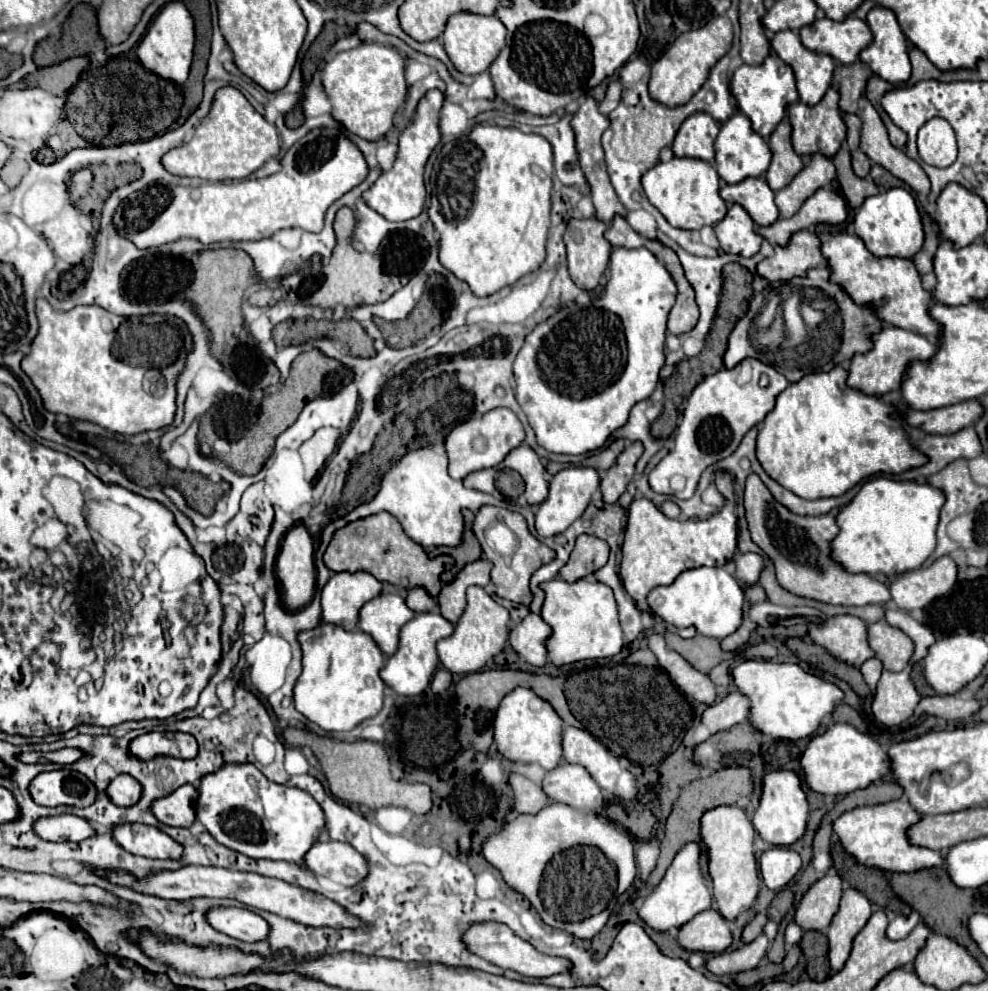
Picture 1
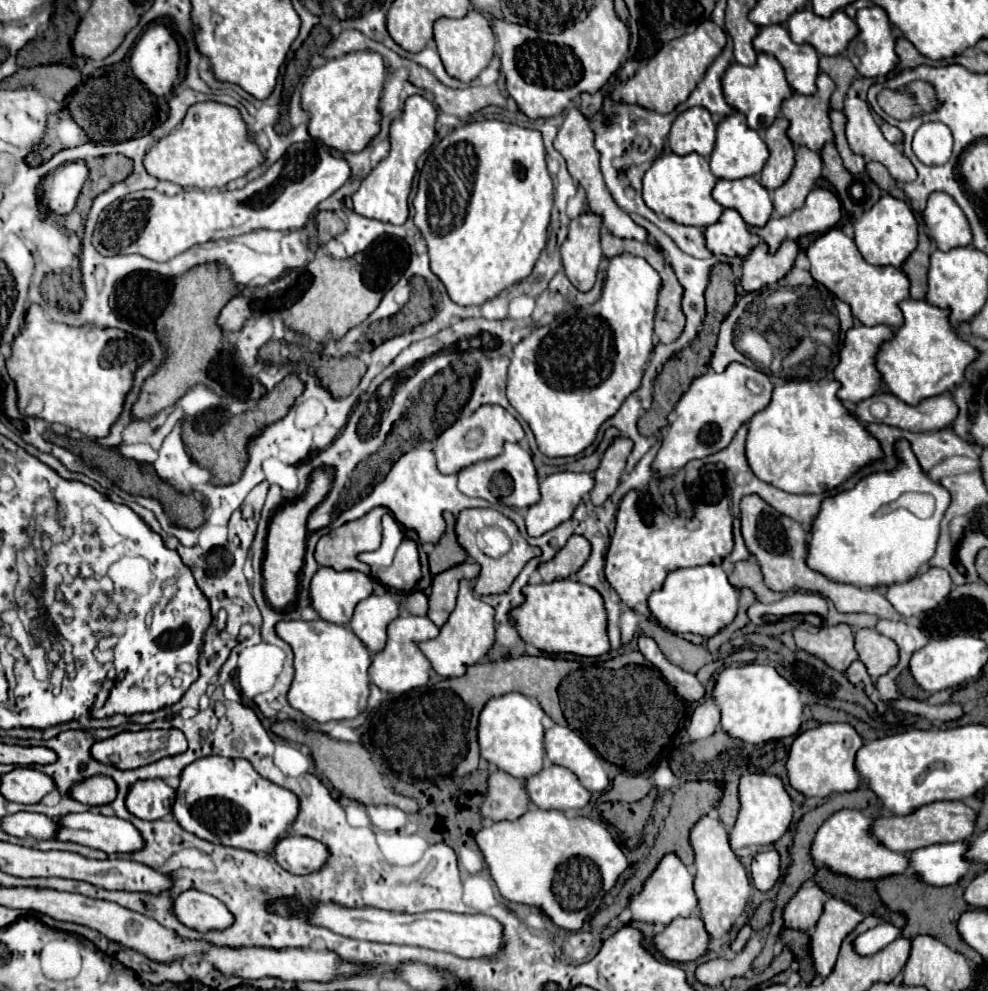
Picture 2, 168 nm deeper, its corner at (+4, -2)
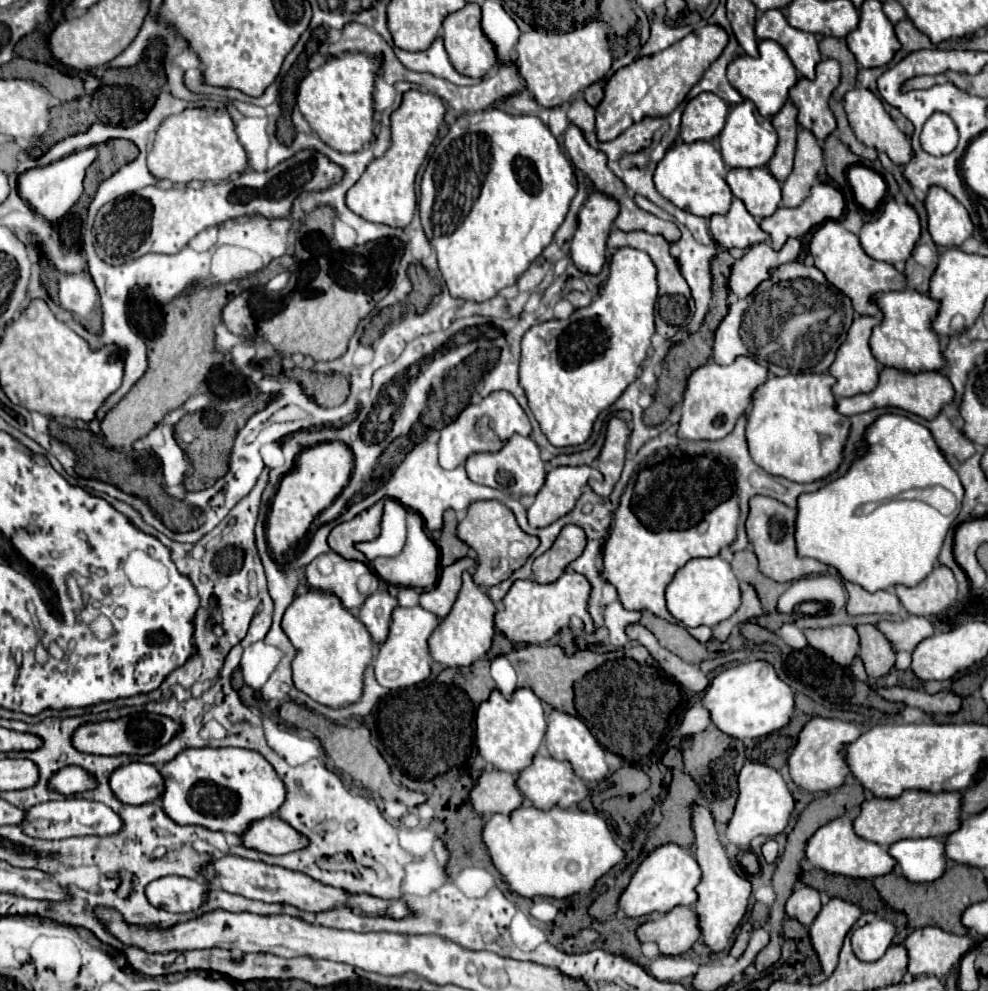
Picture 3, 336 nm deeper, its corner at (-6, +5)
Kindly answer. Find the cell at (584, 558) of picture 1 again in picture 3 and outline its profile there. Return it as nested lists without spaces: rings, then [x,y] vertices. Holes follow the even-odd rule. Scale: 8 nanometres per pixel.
[[[574,524],[564,526],[554,546],[534,560],[532,578],[540,584],[558,580],[564,574],[566,566],[574,562],[578,556],[582,556],[584,548],[586,548],[586,532]]]

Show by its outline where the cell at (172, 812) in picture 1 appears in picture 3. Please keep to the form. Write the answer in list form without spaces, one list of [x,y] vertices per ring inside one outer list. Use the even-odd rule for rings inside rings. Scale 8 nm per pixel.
[[[132,762],[114,770],[110,776],[110,788],[114,790],[120,802],[140,806],[148,802],[156,802],[162,794],[162,774],[152,764]]]

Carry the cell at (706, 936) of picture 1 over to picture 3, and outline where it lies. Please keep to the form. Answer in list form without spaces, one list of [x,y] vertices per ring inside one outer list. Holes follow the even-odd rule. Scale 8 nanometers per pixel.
[[[678,906],[664,914],[660,920],[650,920],[636,930],[640,942],[656,942],[660,954],[678,956],[688,952],[700,940],[698,916],[692,908]]]

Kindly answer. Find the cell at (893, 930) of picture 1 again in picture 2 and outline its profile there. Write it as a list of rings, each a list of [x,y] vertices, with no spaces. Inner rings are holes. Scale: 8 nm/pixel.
[[[878,923],[876,927],[864,931],[862,935],[858,935],[854,939],[854,951],[858,955],[870,957],[874,953],[878,953],[880,949],[884,949],[886,945],[890,945],[894,939],[900,937],[900,929],[894,927],[892,923]]]

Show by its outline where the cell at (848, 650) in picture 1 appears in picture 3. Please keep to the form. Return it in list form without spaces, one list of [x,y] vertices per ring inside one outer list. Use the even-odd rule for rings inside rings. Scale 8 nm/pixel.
[[[844,624],[830,628],[806,628],[804,636],[812,648],[830,656],[840,666],[850,666],[858,656],[860,640],[854,626]]]

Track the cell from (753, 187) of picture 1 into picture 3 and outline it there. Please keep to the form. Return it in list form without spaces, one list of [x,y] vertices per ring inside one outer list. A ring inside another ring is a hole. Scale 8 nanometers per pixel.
[[[750,168],[750,170],[730,170],[726,182],[736,198],[746,204],[746,210],[762,220],[772,216],[780,204],[780,184],[770,176],[768,168]]]

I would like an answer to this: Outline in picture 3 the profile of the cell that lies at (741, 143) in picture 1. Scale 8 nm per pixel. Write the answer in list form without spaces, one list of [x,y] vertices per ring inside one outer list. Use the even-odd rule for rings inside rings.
[[[744,100],[742,104],[732,106],[728,118],[726,118],[726,126],[720,132],[720,152],[722,158],[726,162],[726,166],[730,168],[758,168],[758,166],[766,166],[778,146],[778,138],[776,138],[776,130],[770,124],[768,118],[760,116],[756,106],[750,100]]]

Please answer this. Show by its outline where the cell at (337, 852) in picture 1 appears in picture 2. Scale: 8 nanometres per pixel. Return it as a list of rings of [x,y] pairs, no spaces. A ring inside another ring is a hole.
[[[298,835],[280,837],[270,855],[282,869],[294,875],[318,871],[324,865],[324,859],[328,859],[328,851],[320,841]]]

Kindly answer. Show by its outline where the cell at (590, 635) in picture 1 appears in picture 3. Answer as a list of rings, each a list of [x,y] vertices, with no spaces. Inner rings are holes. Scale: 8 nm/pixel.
[[[564,572],[556,582],[550,584],[538,584],[534,580],[516,580],[504,598],[504,610],[496,614],[494,622],[498,630],[506,634],[506,638],[522,644],[544,644],[558,636],[558,632],[564,628],[574,630],[576,636],[590,636],[596,630],[592,616],[588,614],[590,590],[590,582],[578,572]],[[574,616],[582,620],[582,628],[574,628]]]

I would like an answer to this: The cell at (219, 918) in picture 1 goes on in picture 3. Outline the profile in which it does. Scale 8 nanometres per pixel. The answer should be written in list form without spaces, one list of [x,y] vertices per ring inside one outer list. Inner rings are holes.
[[[166,876],[146,886],[146,896],[152,906],[168,912],[196,912],[208,900],[210,884],[182,876]]]

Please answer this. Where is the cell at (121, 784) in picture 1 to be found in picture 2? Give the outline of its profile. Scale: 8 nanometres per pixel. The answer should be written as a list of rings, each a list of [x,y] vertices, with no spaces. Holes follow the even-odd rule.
[[[96,775],[72,785],[68,795],[86,805],[104,805],[116,797],[116,783],[104,775]]]

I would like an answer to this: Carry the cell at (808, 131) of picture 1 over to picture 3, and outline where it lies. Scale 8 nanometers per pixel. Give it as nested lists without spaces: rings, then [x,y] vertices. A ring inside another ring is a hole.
[[[822,60],[816,66],[816,78],[800,78],[790,88],[790,100],[798,108],[798,124],[810,130],[820,142],[836,130],[836,118],[828,108],[828,98],[840,84],[840,64]]]

